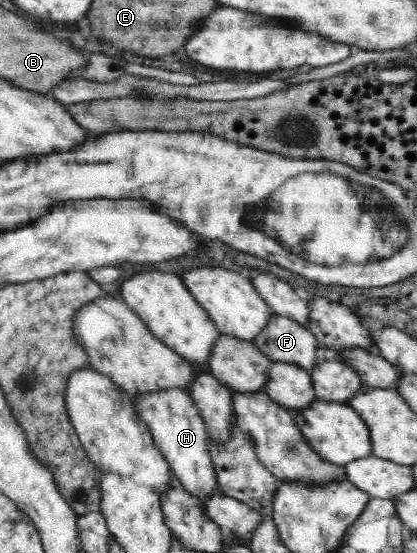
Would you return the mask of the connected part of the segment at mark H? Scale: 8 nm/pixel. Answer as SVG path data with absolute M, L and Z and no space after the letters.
M163 389L157 393L145 393L131 399L137 416L153 434L157 450L169 462L172 473L181 482L185 490L198 497L202 502L213 495L218 486L217 475L208 448L208 435L205 422L199 409L195 407L190 392L186 389Z

